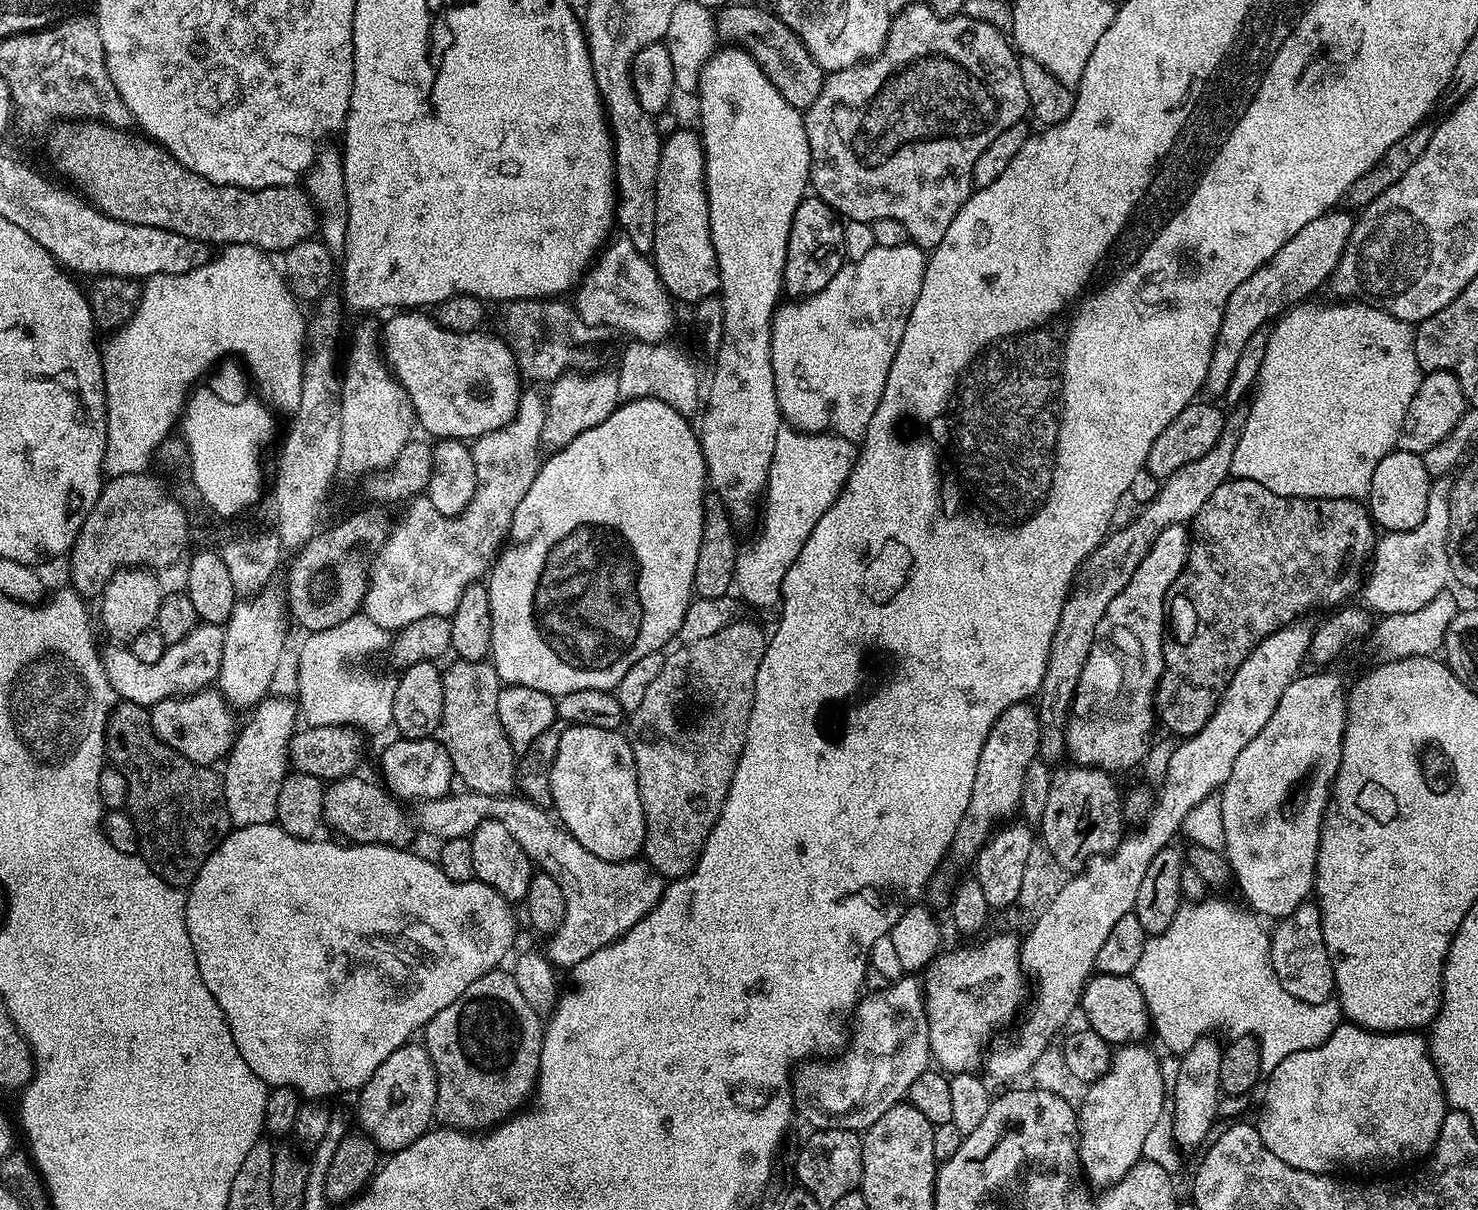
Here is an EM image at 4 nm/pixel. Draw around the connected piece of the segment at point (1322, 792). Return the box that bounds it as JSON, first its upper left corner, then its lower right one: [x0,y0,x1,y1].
[1219,670,1348,917]

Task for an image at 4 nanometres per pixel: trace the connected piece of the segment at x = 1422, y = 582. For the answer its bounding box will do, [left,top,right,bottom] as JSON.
[1358,479,1452,617]

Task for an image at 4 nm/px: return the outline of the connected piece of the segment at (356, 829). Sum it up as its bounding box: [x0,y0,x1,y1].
[324,774,414,848]

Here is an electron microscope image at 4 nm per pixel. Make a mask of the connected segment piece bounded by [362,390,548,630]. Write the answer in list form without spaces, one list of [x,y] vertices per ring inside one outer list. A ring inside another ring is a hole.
[[[521,391],[511,422],[482,437],[484,452],[475,453],[478,482],[474,498],[470,498],[470,506],[466,506],[460,516],[438,514],[438,510],[434,510],[434,506],[424,494],[417,496],[403,509],[405,512],[401,514],[400,520],[398,516],[393,523],[380,551],[372,557],[366,573],[362,612],[370,621],[382,628],[399,630],[410,626],[410,622],[418,622],[418,618],[451,617],[462,598],[462,590],[477,583],[491,569],[502,545],[508,539],[514,510],[518,510],[518,502],[522,502],[523,496],[530,490],[530,482],[534,482],[542,463],[540,439],[547,409],[548,405],[541,393],[539,396],[536,392]]]

